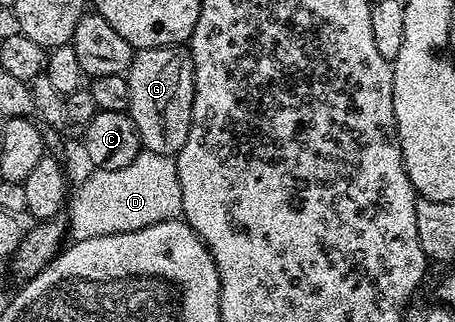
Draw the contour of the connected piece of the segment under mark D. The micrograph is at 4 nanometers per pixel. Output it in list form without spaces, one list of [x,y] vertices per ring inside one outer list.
[[[140,151],[137,159],[127,167],[120,167],[118,171],[105,171],[96,168],[79,185],[79,190],[72,192],[69,197],[69,237],[72,242],[93,239],[101,235],[117,235],[129,231],[141,231],[141,227],[149,227],[153,223],[176,220],[182,214],[181,207],[181,179],[177,179],[177,167],[174,157],[157,155]]]

